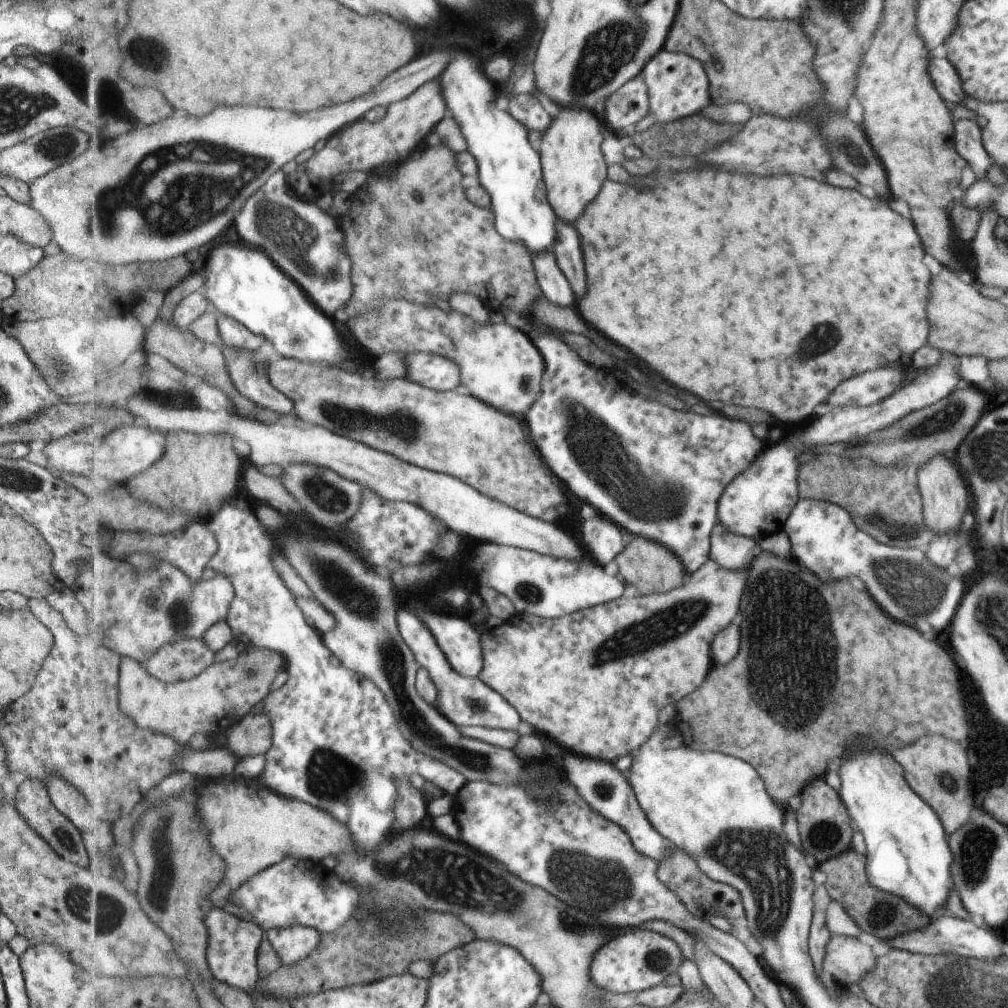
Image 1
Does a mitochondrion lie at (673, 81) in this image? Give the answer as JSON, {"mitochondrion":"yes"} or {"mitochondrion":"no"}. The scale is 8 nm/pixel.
{"mitochondrion":"no"}

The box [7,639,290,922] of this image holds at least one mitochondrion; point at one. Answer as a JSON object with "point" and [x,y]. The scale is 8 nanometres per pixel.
{"point":[166,866]}

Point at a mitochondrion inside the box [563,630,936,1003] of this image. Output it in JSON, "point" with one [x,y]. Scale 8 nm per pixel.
{"point":[758,858]}

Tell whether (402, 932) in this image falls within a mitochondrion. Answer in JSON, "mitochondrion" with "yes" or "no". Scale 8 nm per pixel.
{"mitochondrion":"yes"}

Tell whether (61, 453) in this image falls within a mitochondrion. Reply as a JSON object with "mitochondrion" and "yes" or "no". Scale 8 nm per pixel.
{"mitochondrion":"no"}

